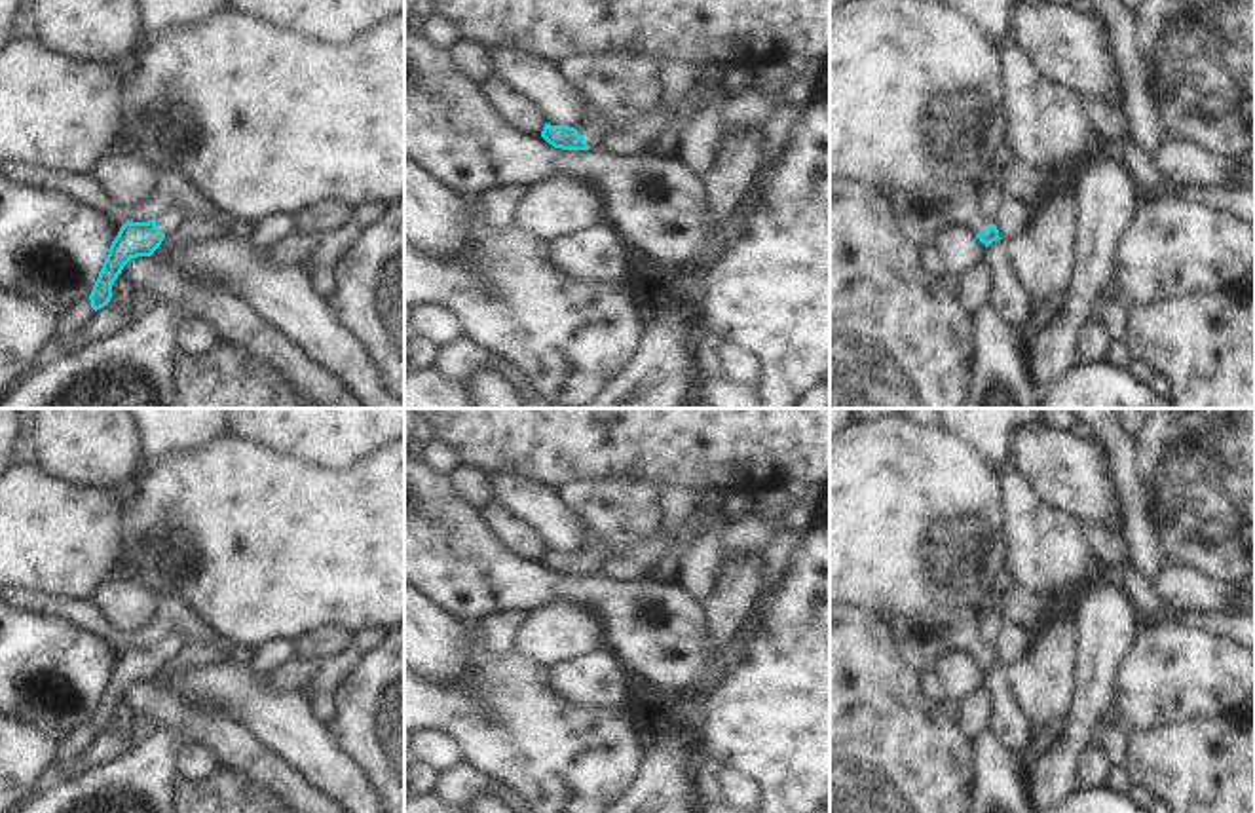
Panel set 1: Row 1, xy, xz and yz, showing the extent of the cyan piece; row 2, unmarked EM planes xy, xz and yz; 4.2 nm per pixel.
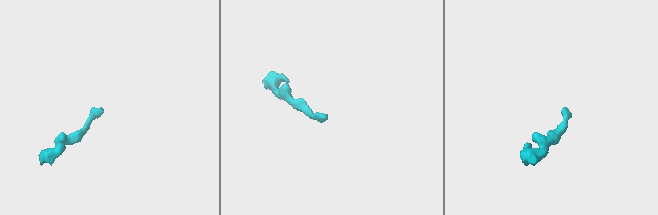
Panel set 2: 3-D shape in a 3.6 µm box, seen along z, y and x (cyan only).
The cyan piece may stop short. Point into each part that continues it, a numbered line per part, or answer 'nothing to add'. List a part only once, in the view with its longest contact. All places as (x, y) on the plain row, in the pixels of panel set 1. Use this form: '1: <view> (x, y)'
1: xz (621, 511)

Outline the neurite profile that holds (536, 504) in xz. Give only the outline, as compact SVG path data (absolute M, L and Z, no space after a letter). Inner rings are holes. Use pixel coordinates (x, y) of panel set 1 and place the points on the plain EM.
M488 471L488 482L494 505L501 505L530 524L545 549L575 553L590 541L590 528L558 498L554 488L515 471Z

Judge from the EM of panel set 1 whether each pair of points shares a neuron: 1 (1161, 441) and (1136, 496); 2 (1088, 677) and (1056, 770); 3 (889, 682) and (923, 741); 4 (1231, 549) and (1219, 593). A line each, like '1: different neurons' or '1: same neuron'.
1: different neurons
2: same neuron
3: same neuron
4: different neurons

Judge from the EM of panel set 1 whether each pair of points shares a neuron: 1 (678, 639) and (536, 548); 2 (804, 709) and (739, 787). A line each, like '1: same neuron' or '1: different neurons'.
1: different neurons
2: different neurons

